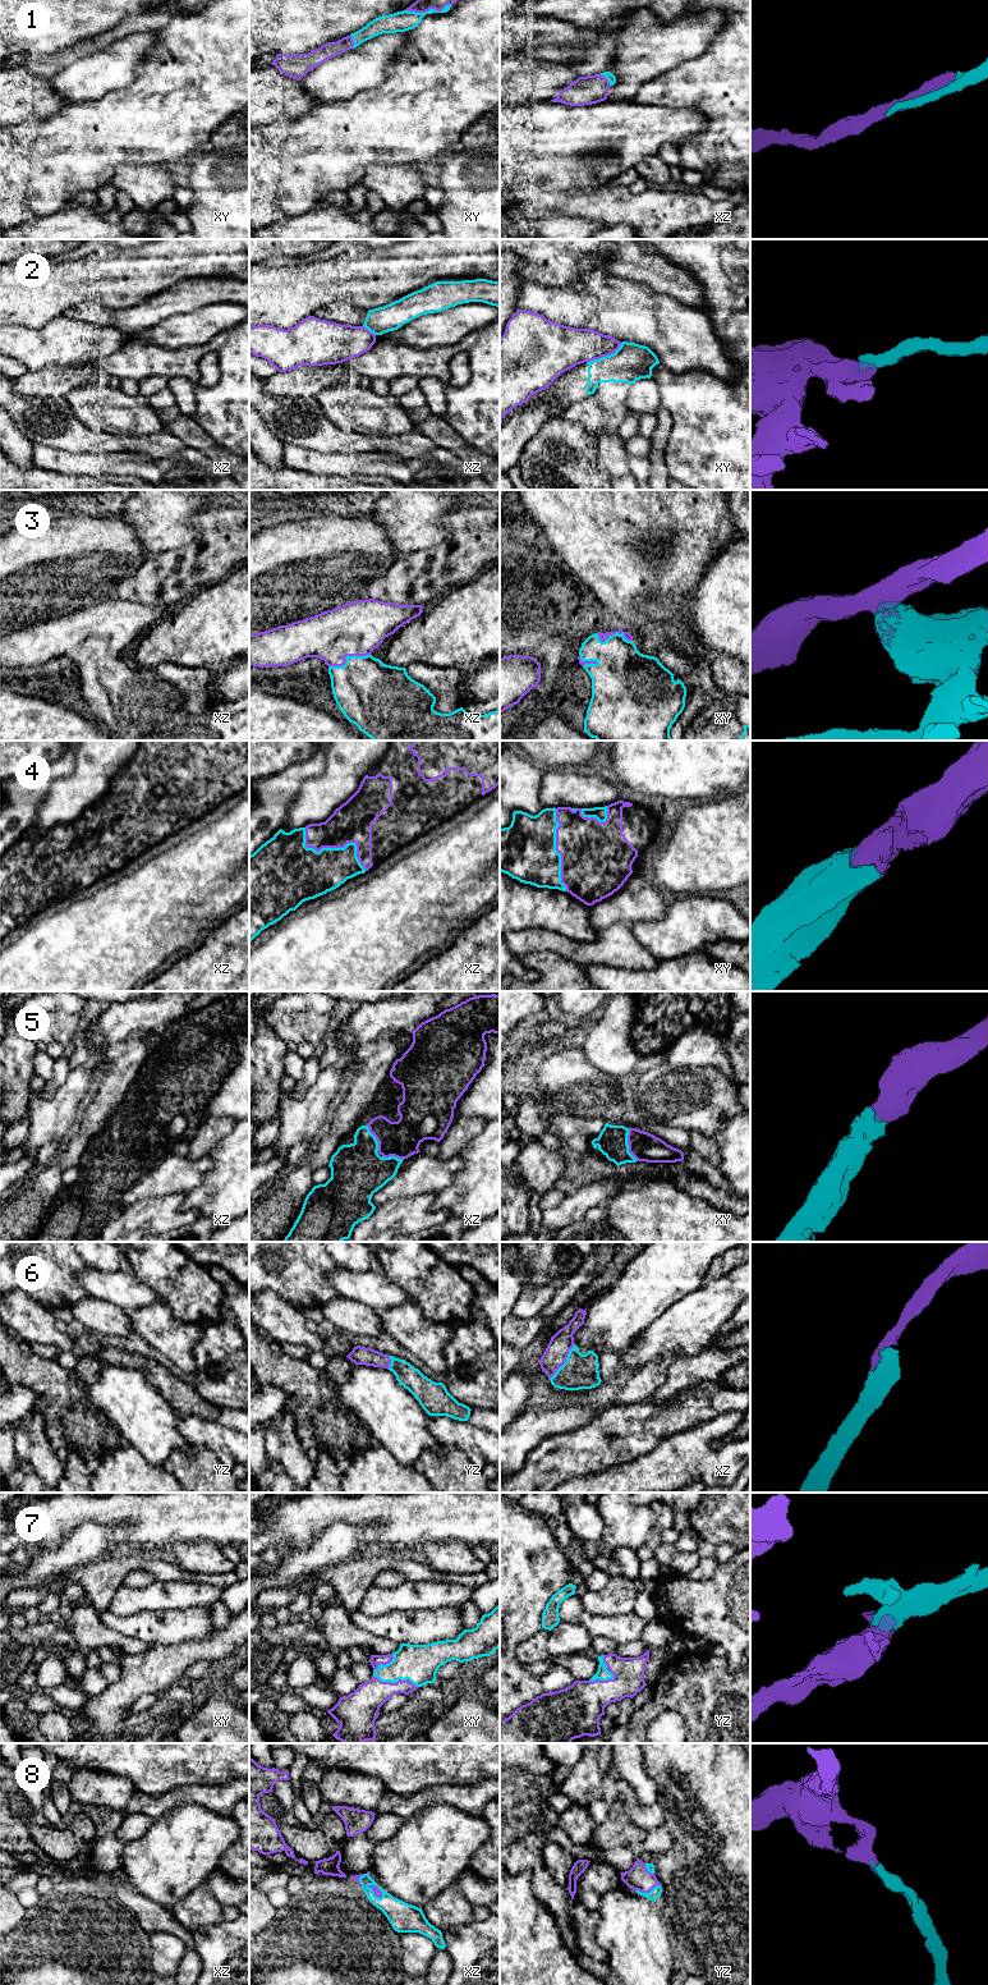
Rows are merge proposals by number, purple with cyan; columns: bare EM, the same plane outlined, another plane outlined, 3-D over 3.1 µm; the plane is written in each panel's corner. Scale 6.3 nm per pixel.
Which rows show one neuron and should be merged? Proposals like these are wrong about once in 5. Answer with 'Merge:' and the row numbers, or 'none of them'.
Merge: 1, 3, 4, 5, 6, 7, 8

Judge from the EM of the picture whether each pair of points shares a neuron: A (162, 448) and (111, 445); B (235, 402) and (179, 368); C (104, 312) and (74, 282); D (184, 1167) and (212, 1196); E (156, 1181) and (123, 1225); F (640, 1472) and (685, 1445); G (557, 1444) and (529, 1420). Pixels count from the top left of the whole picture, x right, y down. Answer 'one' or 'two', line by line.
A: one
B: one
C: two
D: two
E: two
F: one
G: two

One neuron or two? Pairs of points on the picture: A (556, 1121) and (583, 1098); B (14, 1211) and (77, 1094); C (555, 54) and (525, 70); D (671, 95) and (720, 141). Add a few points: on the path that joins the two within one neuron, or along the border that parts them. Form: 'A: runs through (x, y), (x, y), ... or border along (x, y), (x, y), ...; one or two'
A: border along (548, 1114), (575, 1114), (593, 1118); two
B: border along (73, 1131), (63, 1144); two
C: border along (528, 51), (537, 60), (563, 62), (571, 69); two
D: runs through (688, 95), (694, 95), (720, 120), (720, 124); one

